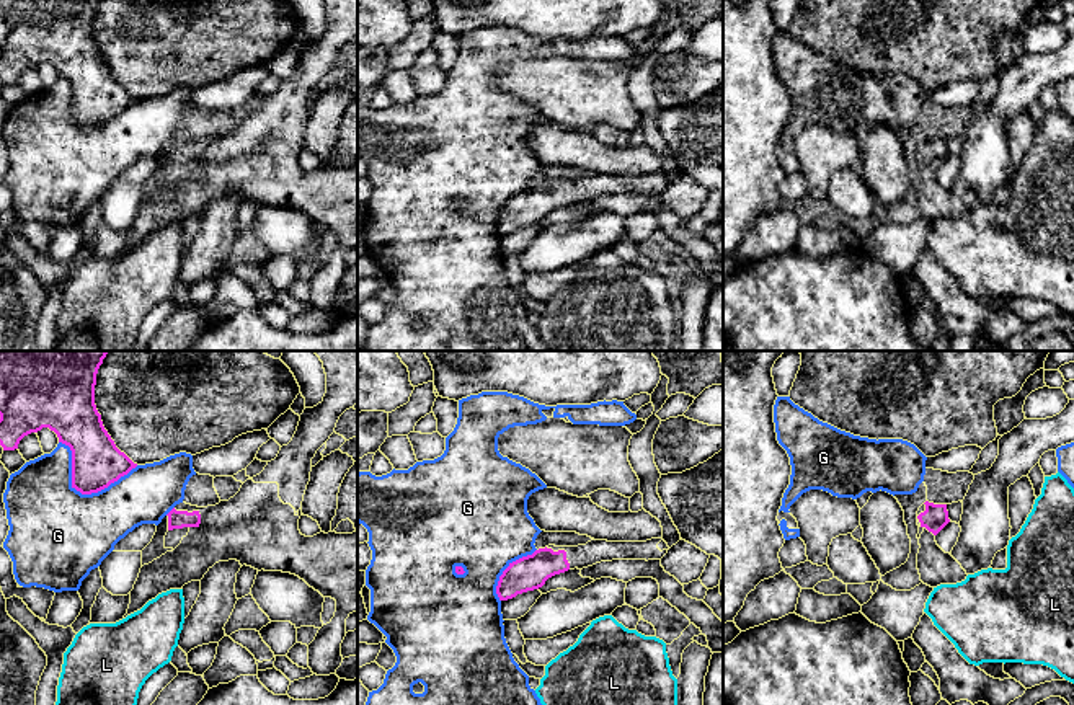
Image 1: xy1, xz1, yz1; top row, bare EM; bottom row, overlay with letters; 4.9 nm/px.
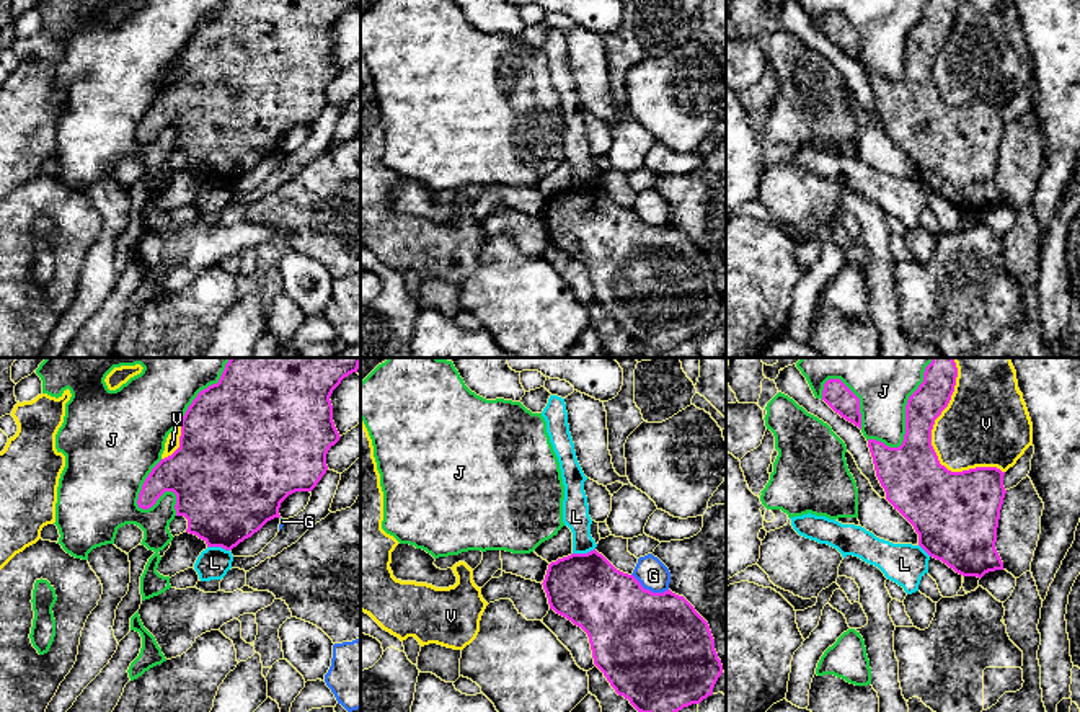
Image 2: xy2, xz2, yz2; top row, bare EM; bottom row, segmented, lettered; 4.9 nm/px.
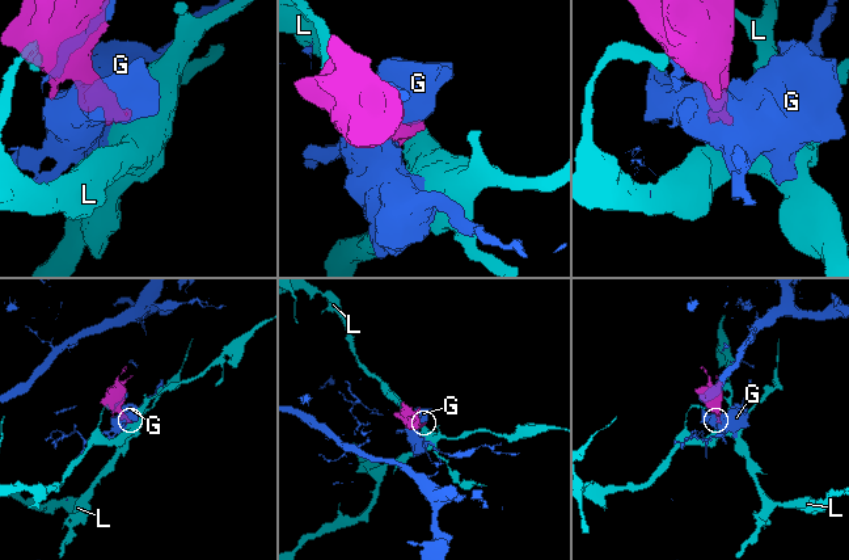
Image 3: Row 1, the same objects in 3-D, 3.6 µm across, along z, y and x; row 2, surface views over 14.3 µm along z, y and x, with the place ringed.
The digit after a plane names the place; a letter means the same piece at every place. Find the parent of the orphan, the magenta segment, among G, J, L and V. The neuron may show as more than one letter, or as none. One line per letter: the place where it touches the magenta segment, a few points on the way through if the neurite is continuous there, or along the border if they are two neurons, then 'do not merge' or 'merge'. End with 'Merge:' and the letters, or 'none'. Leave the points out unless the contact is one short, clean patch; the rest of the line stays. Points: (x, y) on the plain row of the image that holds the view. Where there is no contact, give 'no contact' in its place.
G: meets magenta in xy1 at (82, 128); do not merge
J: meets magenta in yz2 at (906, 56); do not merge
L: meets magenta in xy2 at (219, 180); border along xy2 (208, 180), (221, 180), (229, 185); do not merge
V: meets magenta in yz2 at (932, 80); do not merge
Merge: none

